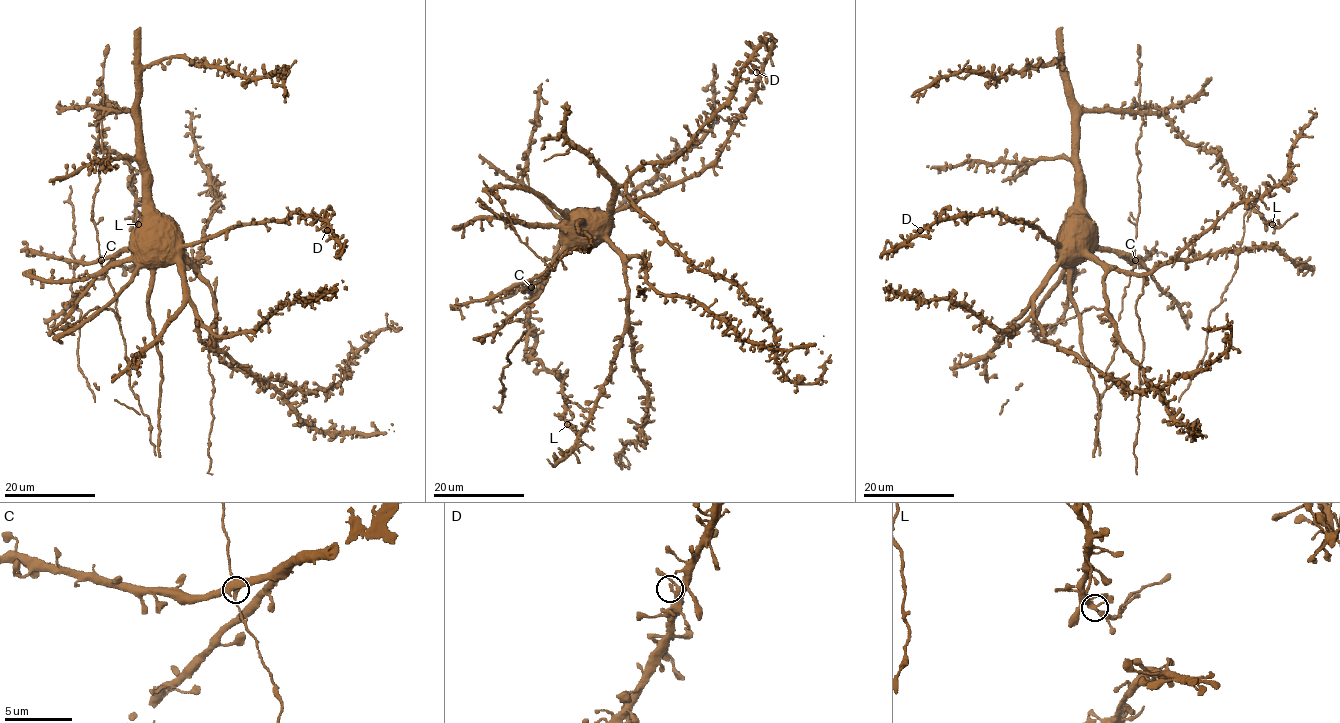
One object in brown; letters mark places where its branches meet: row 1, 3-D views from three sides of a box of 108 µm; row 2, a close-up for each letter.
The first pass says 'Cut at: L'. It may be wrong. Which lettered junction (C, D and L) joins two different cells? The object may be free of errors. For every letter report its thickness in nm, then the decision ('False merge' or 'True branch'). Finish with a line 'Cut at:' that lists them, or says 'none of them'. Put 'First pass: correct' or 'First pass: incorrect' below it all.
C: Thickness 360 nm. True branch
D: Thickness 280 nm. True branch
L: Thickness 280 nm. False merge
Cut at: L
First pass: correct

